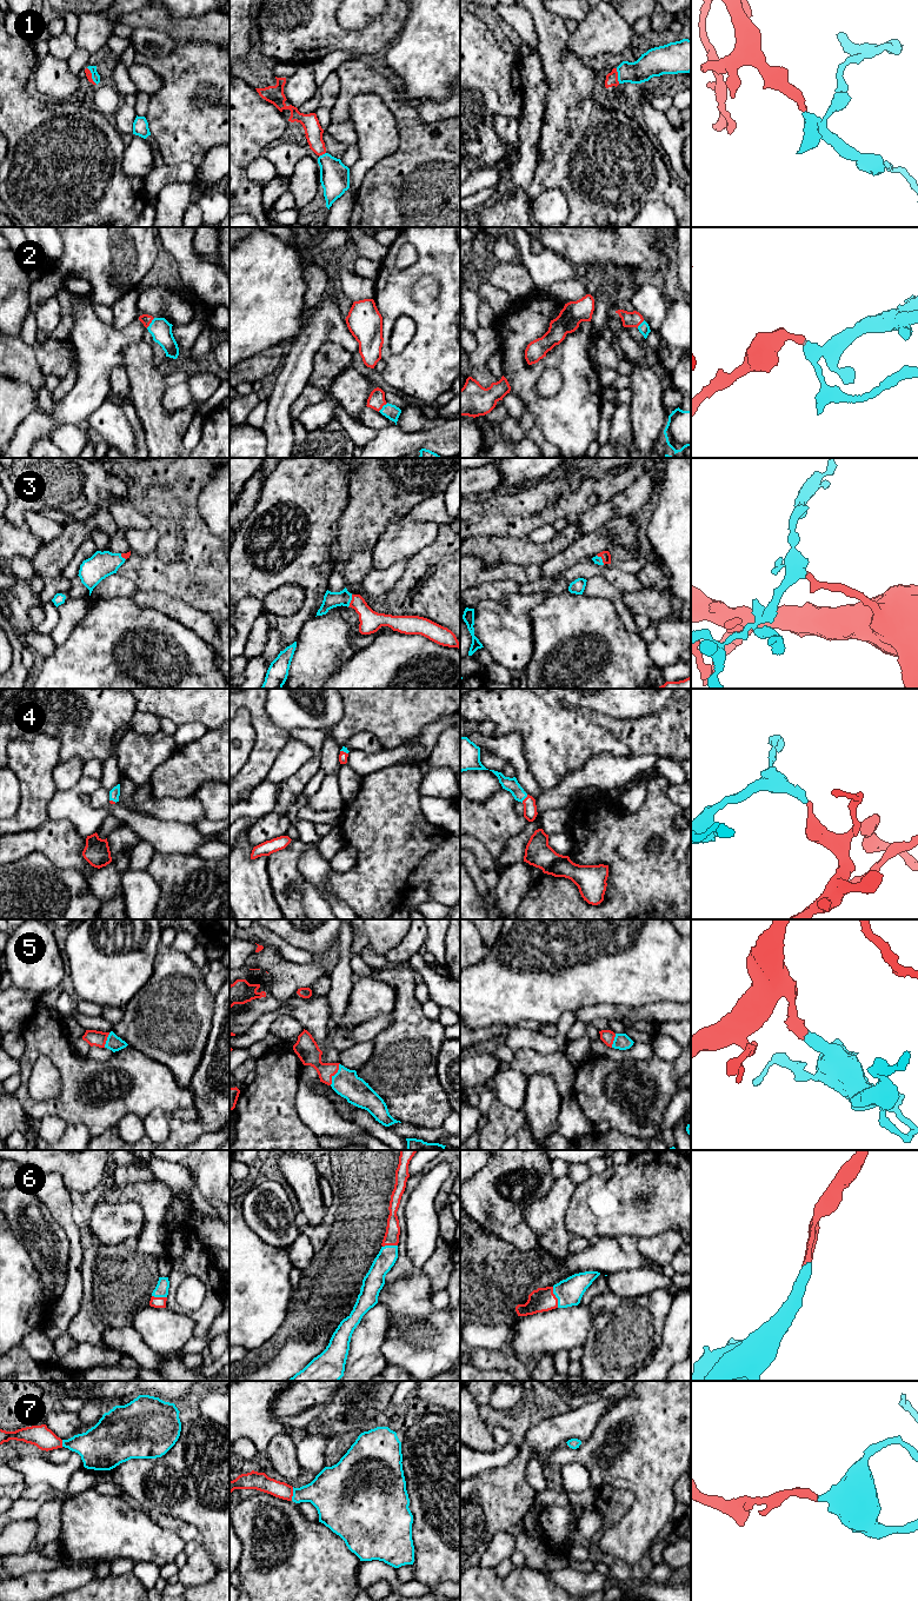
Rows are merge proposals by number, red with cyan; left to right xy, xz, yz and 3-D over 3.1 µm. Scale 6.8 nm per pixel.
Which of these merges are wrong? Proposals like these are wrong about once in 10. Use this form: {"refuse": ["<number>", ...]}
{"refuse": []}

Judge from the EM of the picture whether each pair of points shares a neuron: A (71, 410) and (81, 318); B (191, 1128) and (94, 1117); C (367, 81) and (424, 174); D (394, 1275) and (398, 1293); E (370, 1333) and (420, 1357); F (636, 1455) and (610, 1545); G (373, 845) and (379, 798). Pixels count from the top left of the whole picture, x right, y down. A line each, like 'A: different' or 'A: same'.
A: same
B: different
C: same
D: different
E: different
F: same
G: same

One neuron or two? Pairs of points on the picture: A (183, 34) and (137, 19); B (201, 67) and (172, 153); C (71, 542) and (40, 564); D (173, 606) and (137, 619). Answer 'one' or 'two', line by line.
A: one
B: one
C: one
D: two

